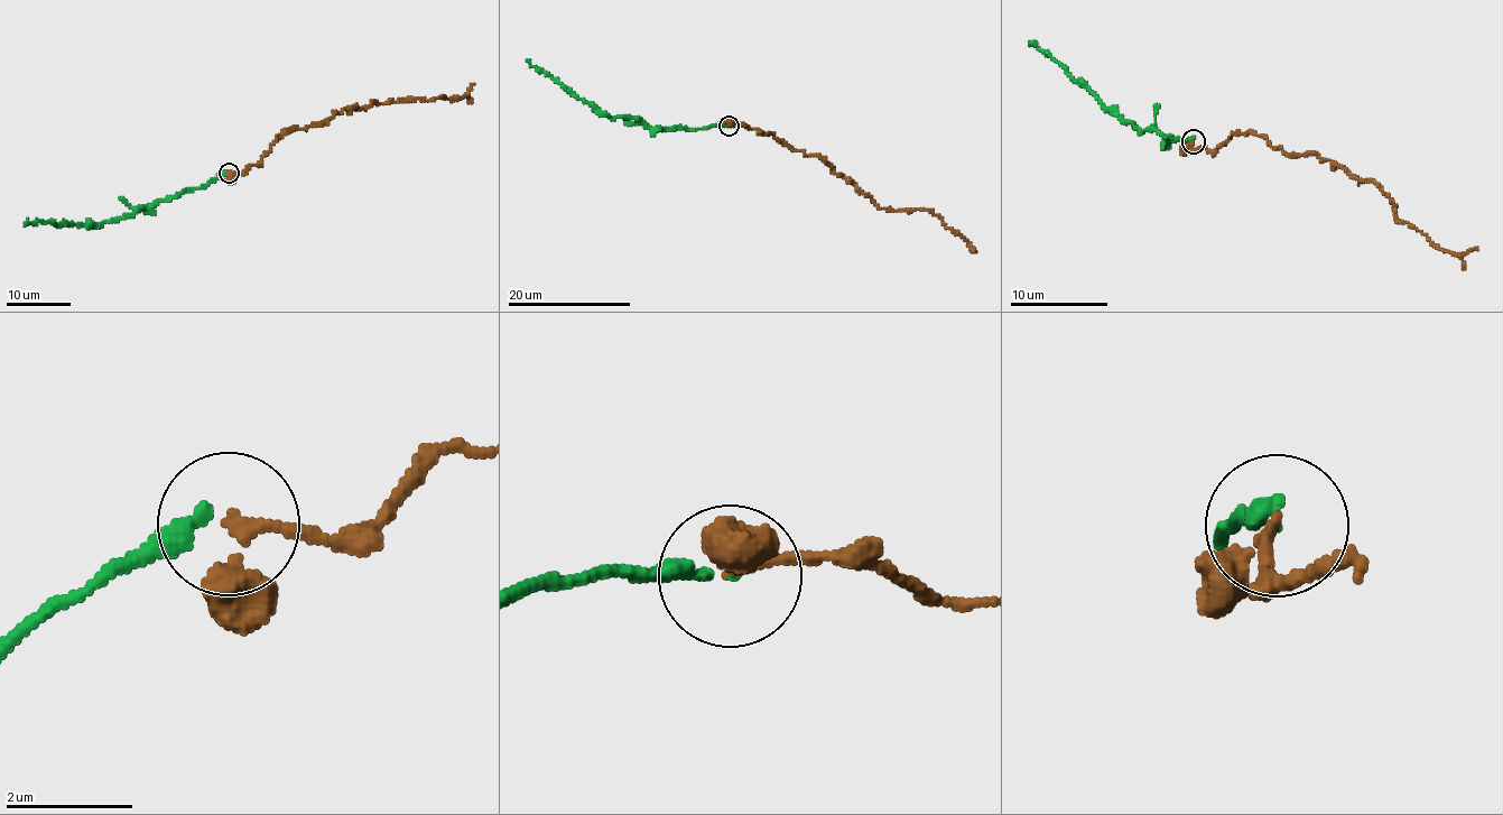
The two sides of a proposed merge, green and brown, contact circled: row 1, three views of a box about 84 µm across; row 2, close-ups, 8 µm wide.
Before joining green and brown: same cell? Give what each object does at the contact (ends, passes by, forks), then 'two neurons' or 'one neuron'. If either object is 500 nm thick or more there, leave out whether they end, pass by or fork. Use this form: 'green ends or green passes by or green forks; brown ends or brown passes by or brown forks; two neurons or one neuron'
green ends; brown passes by; one neuron

